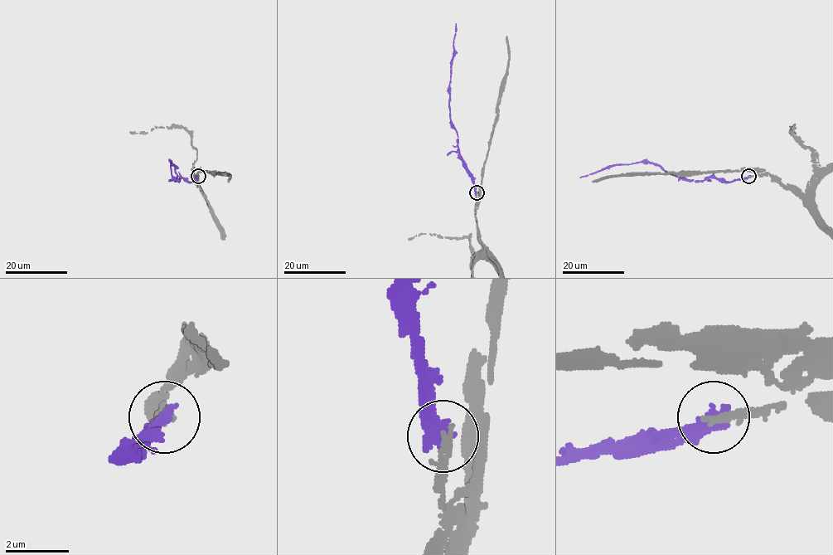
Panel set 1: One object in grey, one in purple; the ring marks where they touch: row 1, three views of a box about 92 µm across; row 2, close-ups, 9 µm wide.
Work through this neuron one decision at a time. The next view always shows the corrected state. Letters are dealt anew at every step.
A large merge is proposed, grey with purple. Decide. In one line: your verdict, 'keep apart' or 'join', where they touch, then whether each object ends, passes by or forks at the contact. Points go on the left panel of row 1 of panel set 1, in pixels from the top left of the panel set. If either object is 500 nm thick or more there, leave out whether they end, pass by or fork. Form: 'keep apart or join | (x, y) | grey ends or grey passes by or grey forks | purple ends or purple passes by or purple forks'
keep apart | (198, 176) | grey ends | purple ends

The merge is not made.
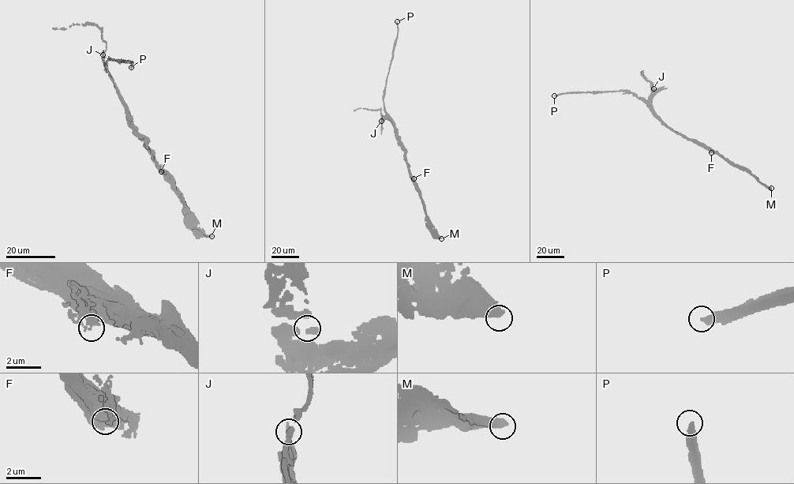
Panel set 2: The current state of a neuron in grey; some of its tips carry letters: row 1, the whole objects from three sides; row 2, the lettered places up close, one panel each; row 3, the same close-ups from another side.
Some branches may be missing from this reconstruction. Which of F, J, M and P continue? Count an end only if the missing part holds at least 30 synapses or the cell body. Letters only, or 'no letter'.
P

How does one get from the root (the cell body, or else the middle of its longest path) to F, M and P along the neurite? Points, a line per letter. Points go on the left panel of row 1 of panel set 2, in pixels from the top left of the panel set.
F: (131, 125), (143, 137), (161, 171)
M: (131, 125), (143, 137), (155, 163), (168, 175), (181, 196), (189, 221), (205, 234), (211, 236)
P: (131, 125), (125, 105), (107, 72), (106, 61), (110, 58), (131, 61), (131, 67)

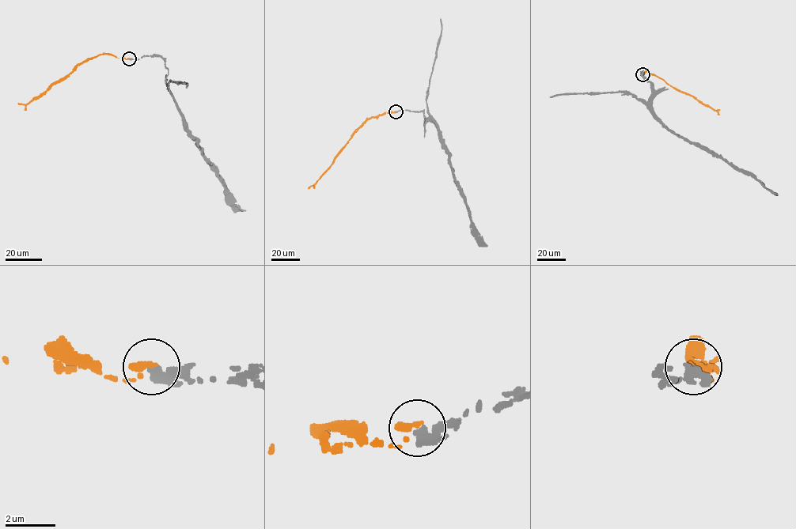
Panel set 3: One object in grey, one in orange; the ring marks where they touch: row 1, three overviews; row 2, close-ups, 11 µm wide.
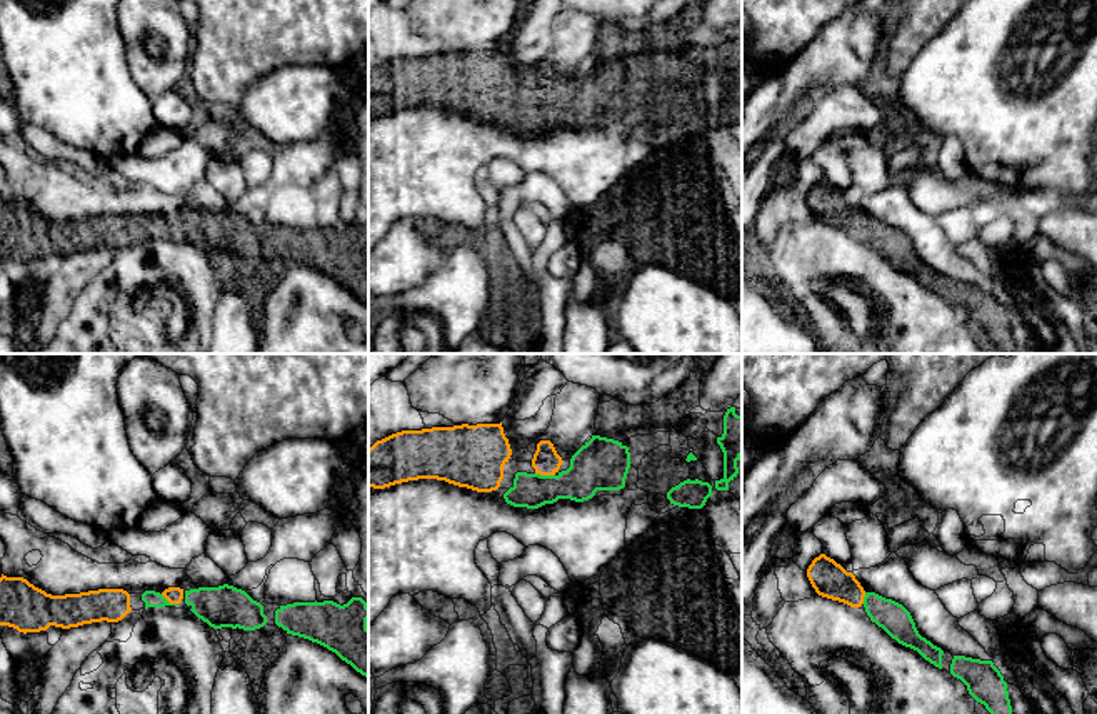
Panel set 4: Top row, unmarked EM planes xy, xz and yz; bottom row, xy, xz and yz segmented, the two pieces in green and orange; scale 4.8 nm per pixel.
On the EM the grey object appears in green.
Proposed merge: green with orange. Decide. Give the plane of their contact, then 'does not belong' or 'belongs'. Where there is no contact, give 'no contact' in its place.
xz | belongs

